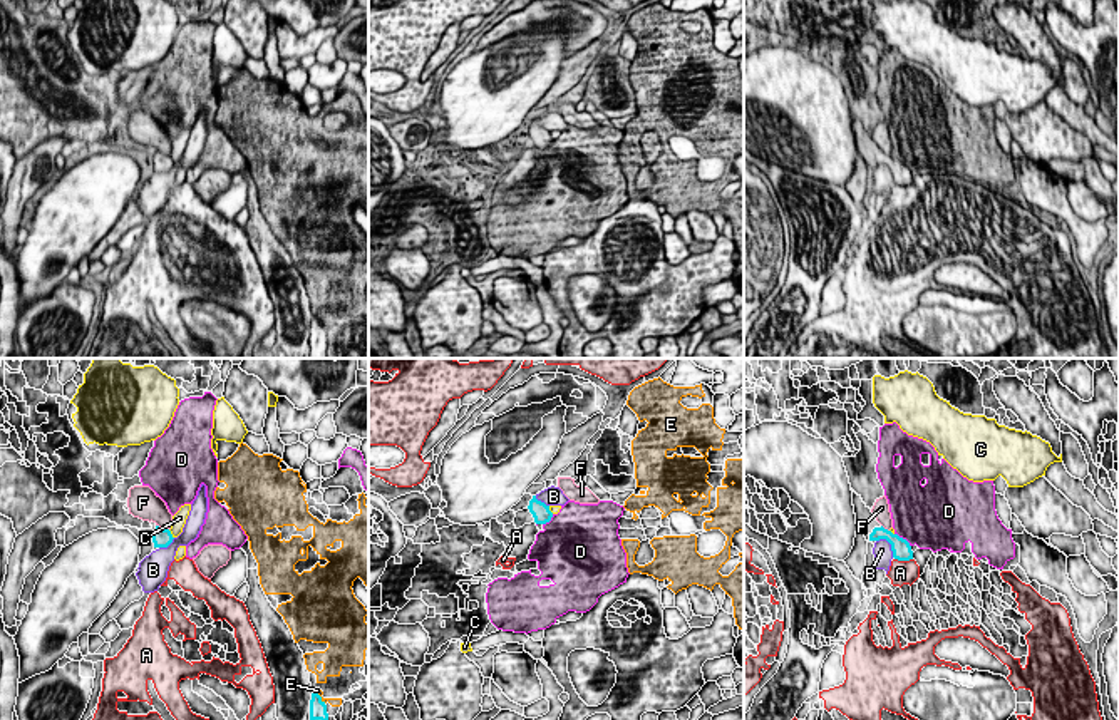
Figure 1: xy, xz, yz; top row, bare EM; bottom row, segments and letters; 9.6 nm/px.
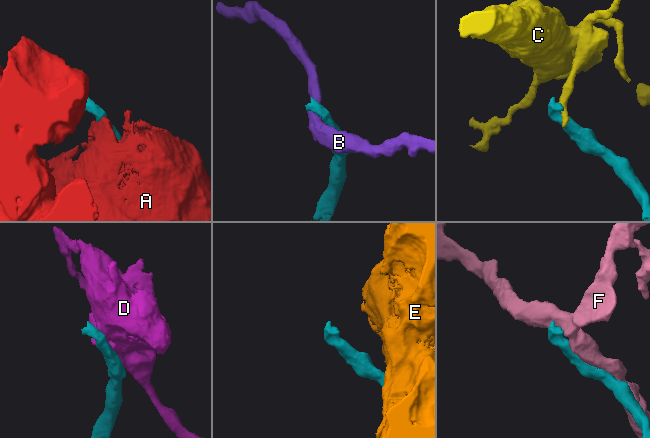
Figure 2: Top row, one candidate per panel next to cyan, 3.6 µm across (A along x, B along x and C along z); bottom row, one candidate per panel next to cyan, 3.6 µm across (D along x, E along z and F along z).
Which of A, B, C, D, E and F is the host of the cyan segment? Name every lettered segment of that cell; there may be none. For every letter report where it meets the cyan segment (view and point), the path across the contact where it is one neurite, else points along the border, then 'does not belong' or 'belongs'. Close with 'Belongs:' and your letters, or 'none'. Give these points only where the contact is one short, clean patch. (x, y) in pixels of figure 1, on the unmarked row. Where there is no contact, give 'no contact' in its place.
A: meets cyan in yz at (903, 185); does not belong
B: meets cyan in yz at (890, 168); border along yz (876, 164), (885, 164), (893, 181); does not belong
C: meets cyan in xy at (171, 159); border along xy (168, 154), (173, 163); does not belong
D: meets cyan in yz at (902, 163); does not belong
E: meets cyan in xy at (320, 322); does not belong
F: meets cyan in xy at (163, 153); does not belong
Belongs: none

